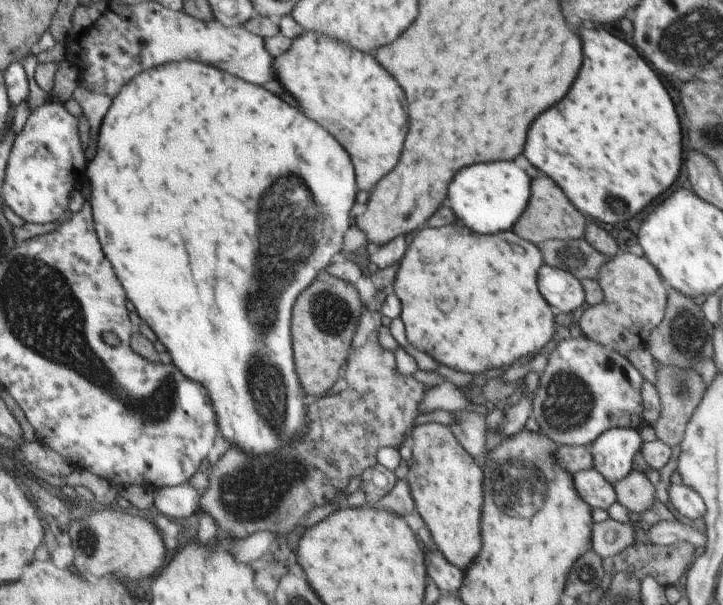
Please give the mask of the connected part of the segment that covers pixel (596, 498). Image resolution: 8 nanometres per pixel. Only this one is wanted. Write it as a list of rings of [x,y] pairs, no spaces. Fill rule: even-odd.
[[[588,469],[573,475],[576,492],[591,506],[607,510],[617,501],[612,483],[596,469]]]

